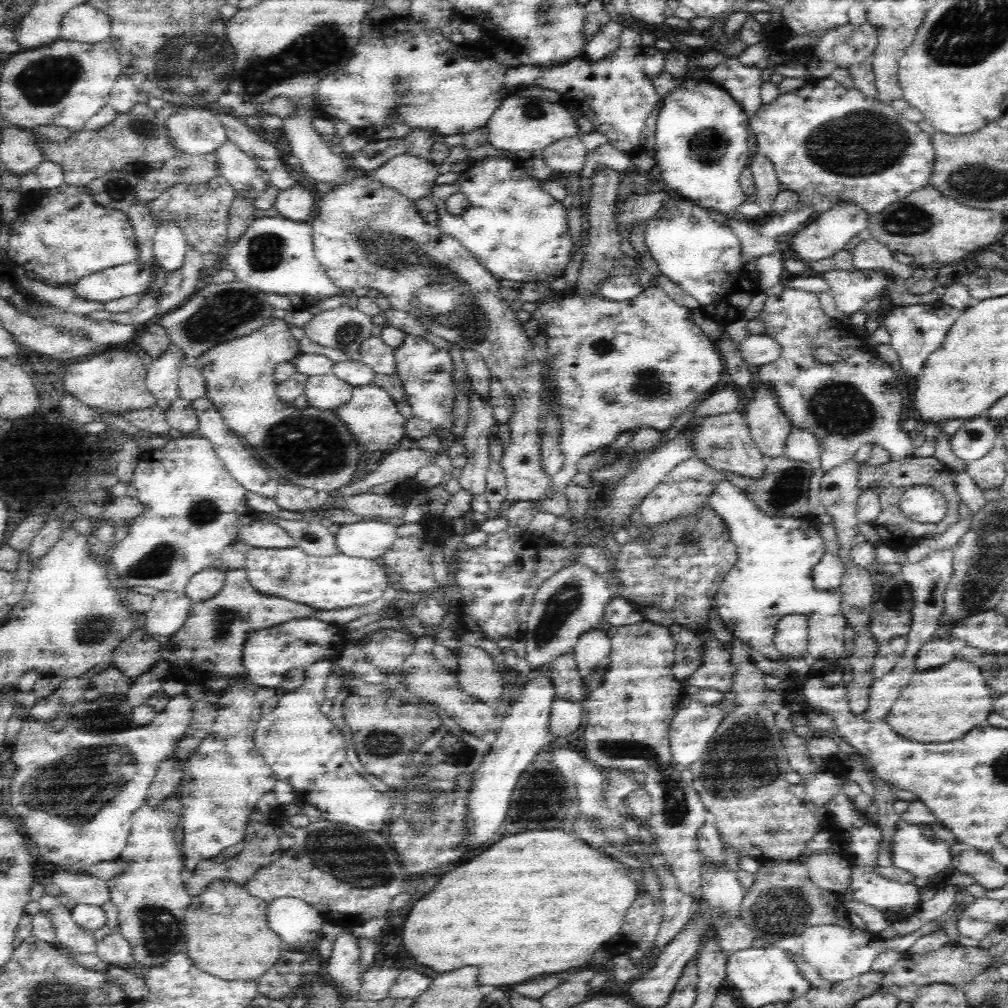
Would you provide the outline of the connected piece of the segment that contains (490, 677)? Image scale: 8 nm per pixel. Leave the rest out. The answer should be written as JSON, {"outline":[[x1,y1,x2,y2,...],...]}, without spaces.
{"outline":[[462,644,454,651,464,678,460,678,460,687,477,700,497,700,502,694,502,676,498,670,490,668,490,656,472,644]]}

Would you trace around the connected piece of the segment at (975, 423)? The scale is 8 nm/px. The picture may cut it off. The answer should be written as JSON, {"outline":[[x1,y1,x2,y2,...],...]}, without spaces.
{"outline":[[983,415,966,420,959,430,956,430,954,434,949,436,949,446,952,454,954,454,958,460,970,463,986,456,986,454,990,452,990,449,995,444,997,435,997,423]]}

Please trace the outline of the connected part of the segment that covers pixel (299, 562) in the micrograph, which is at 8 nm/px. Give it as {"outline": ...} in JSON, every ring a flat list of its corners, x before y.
{"outline":[[300,547,296,548,254,548,247,552,245,569,248,571,248,579,256,591,268,595,280,596,282,598,306,604,318,610,330,610,345,606,363,605,374,599,382,597,386,586,393,582,383,570,378,560,366,560,345,554,336,556,310,556]]}

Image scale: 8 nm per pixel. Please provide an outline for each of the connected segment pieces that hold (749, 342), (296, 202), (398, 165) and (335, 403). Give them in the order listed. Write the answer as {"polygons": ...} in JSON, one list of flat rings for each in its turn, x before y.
{"polygons":[[[750,334,740,348,740,355,747,364,762,367,764,364,771,364,779,360,782,350,782,346,774,338,766,334]],[[299,184,281,190,273,202,278,217,288,220,309,222,312,216,312,209,316,206,314,192,305,190]],[[406,153,392,158,390,162,382,164,378,170,369,174,372,180,391,188,414,203,431,196,438,176,438,166,430,164,430,160]],[[331,373,310,377,304,392,313,408,336,411,351,400,354,387,348,381,341,380]]]}

